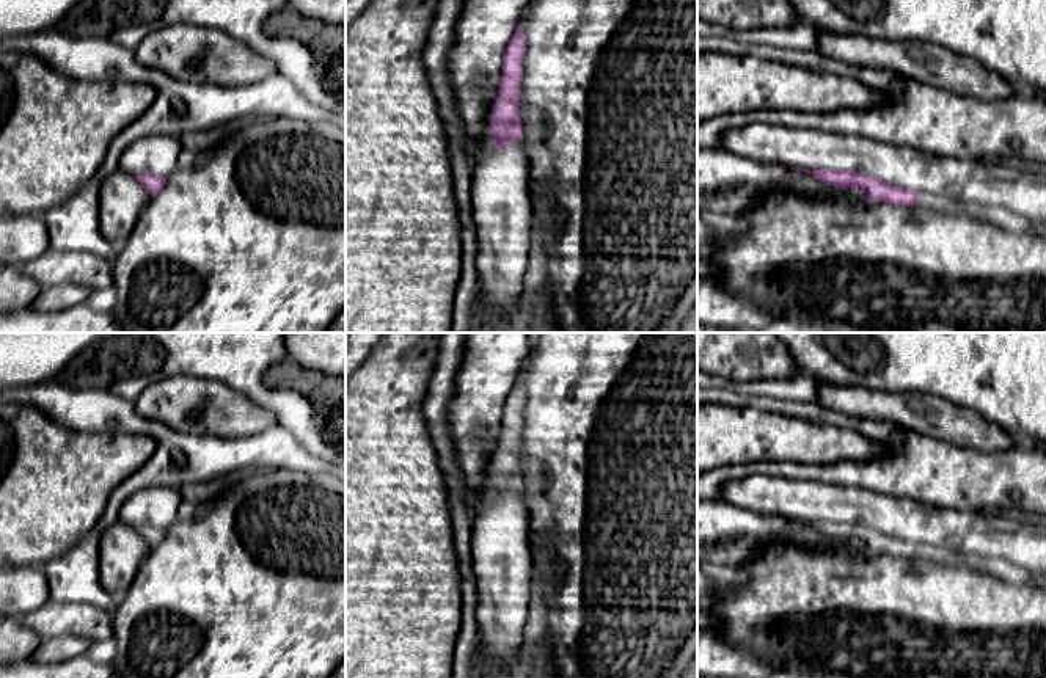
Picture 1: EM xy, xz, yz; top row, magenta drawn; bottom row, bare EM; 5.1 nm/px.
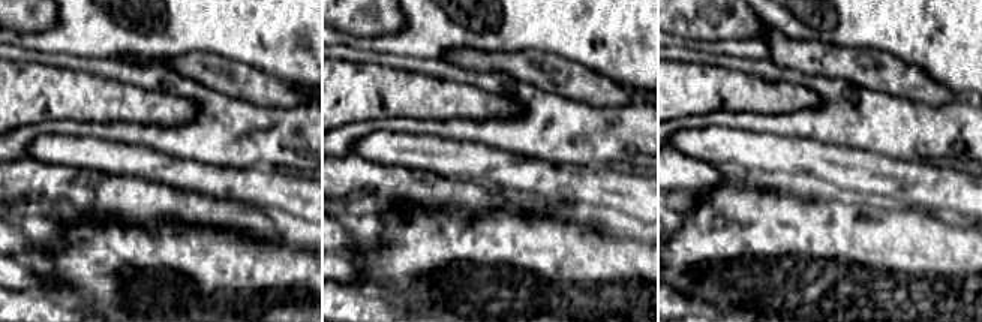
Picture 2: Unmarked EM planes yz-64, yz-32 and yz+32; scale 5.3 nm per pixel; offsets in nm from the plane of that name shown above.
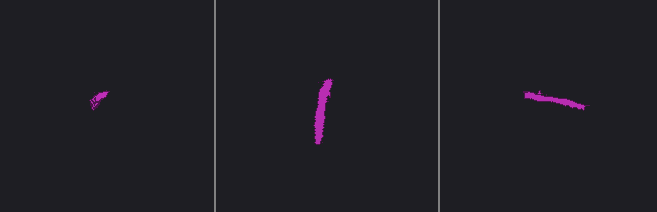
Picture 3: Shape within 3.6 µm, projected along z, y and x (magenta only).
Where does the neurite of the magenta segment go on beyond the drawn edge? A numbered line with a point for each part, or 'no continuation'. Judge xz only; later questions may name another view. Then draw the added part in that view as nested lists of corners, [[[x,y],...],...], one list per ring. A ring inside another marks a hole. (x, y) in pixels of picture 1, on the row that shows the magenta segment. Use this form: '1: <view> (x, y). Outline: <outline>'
1: xz (501, 200). Outline: [[[492,110],[473,163],[471,188],[479,301],[485,333],[520,333],[534,272],[529,165],[521,140],[495,148],[490,121]]]

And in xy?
1: xy (157, 154). Outline: [[[151,135],[132,143],[121,155],[118,168],[129,176],[151,173],[168,177],[185,159],[185,140]]]

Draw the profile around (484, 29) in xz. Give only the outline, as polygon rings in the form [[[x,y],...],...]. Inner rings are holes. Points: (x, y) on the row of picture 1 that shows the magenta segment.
[[[463,0],[448,69],[463,148],[471,163],[487,132],[487,113],[498,97],[504,49],[529,3],[531,0]]]

